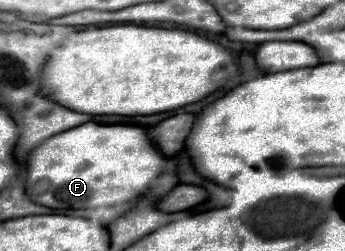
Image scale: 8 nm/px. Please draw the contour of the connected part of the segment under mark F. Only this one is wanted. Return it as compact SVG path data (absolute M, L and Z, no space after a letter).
M86 122L72 130L50 136L40 146L28 154L28 174L26 174L26 194L32 202L66 210L66 208L98 208L98 206L118 206L134 200L144 192L148 182L156 180L164 168L166 158L150 144L150 138L140 126L104 126L96 122Z

